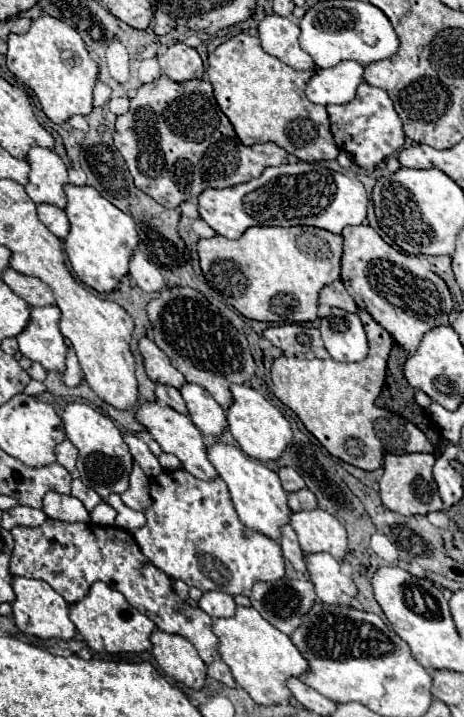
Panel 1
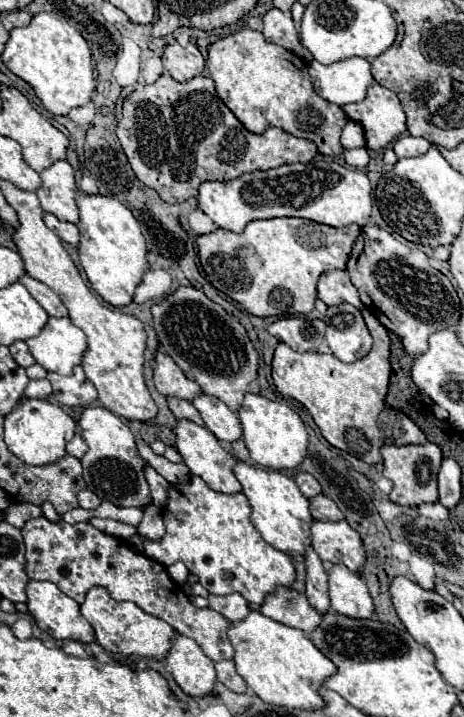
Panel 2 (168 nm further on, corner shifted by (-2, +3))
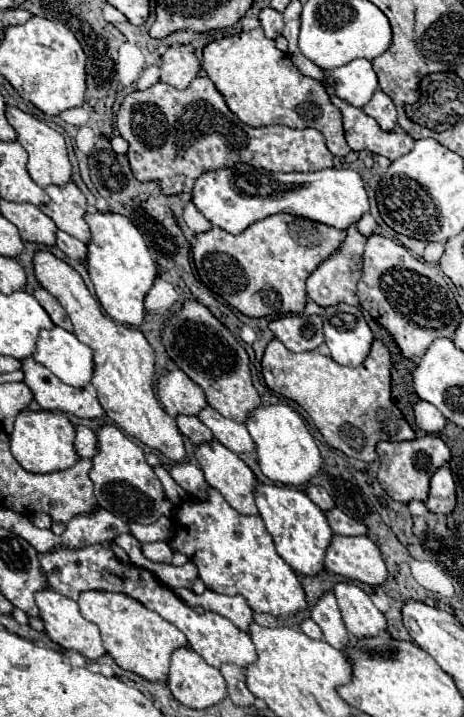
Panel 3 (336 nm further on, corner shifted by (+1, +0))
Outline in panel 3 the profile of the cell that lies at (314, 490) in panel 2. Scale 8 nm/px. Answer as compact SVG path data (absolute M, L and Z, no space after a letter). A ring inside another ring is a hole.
M307 484L305 494L307 494L307 496L311 498L311 502L315 502L321 510L329 510L329 508L333 508L333 500L331 500L331 496L325 492L325 488L321 488L321 486L313 486L313 484Z

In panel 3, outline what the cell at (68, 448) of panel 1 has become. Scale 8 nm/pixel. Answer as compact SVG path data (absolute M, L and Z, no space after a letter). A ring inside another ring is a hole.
M75 426L77 430L77 438L75 438L75 452L79 458L91 458L95 454L95 432L87 426Z

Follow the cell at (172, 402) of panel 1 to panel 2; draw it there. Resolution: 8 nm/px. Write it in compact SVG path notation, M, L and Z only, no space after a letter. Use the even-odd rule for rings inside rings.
M170 397L170 399L168 399L168 407L170 407L170 411L172 411L178 419L188 419L188 421L192 421L192 423L196 423L196 425L204 425L200 413L198 413L198 411L194 409L194 405L192 405L190 401L186 401L186 399Z

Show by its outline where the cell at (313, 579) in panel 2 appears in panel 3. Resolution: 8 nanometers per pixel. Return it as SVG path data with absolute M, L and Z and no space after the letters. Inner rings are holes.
M323 592L319 596L317 604L311 608L311 618L323 630L325 642L329 642L333 648L345 648L349 636L347 636L347 628L341 620L341 612L337 608L337 600L335 600L333 592Z

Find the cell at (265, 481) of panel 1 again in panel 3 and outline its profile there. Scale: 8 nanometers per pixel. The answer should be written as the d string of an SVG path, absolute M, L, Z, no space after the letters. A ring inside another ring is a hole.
M257 484L253 490L259 516L265 522L265 530L271 534L277 554L297 572L297 574L317 574L323 570L325 548L333 530L329 528L325 514L309 500L309 496L291 486L279 484Z

